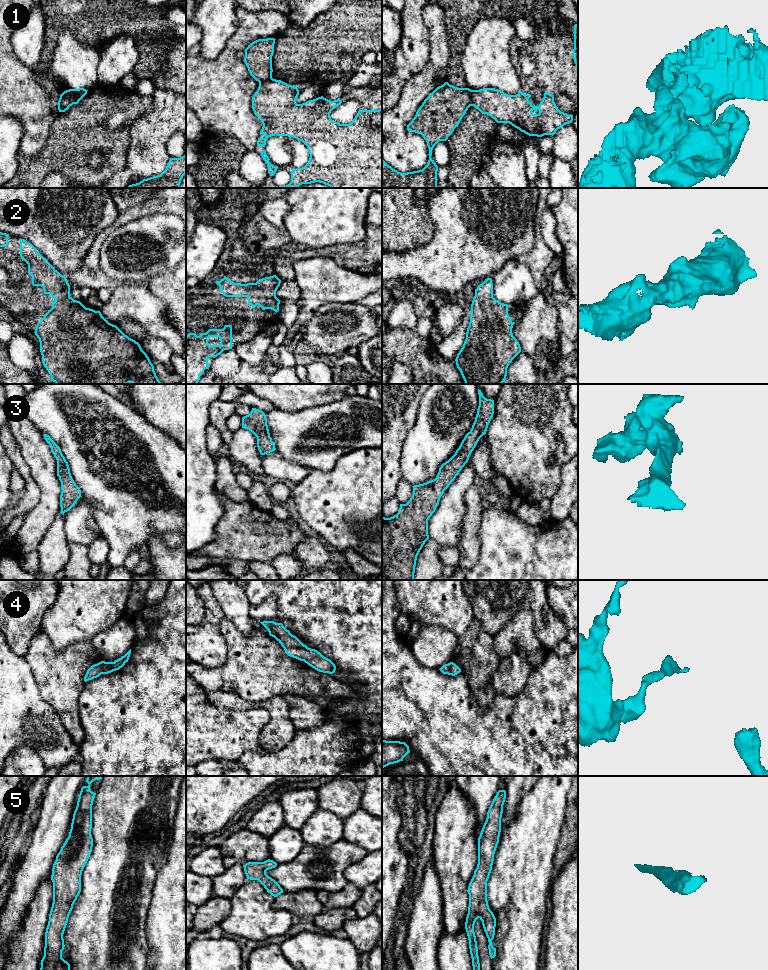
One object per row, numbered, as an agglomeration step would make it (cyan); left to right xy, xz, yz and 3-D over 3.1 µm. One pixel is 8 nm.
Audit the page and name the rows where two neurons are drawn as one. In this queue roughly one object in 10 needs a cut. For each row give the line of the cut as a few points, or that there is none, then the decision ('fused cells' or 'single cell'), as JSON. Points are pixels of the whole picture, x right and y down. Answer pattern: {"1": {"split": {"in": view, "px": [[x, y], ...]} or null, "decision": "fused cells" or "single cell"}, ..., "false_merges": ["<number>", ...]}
{"1": {"split": {"in": "yz", "px": [[470, 90], [472, 105]]}, "decision": "fused cells"}, "2": {"split": null, "decision": "single cell"}, "3": {"split": null, "decision": "single cell"}, "4": {"split": null, "decision": "single cell"}, "5": {"split": null, "decision": "single cell"}, "false_merges": ["1"]}

